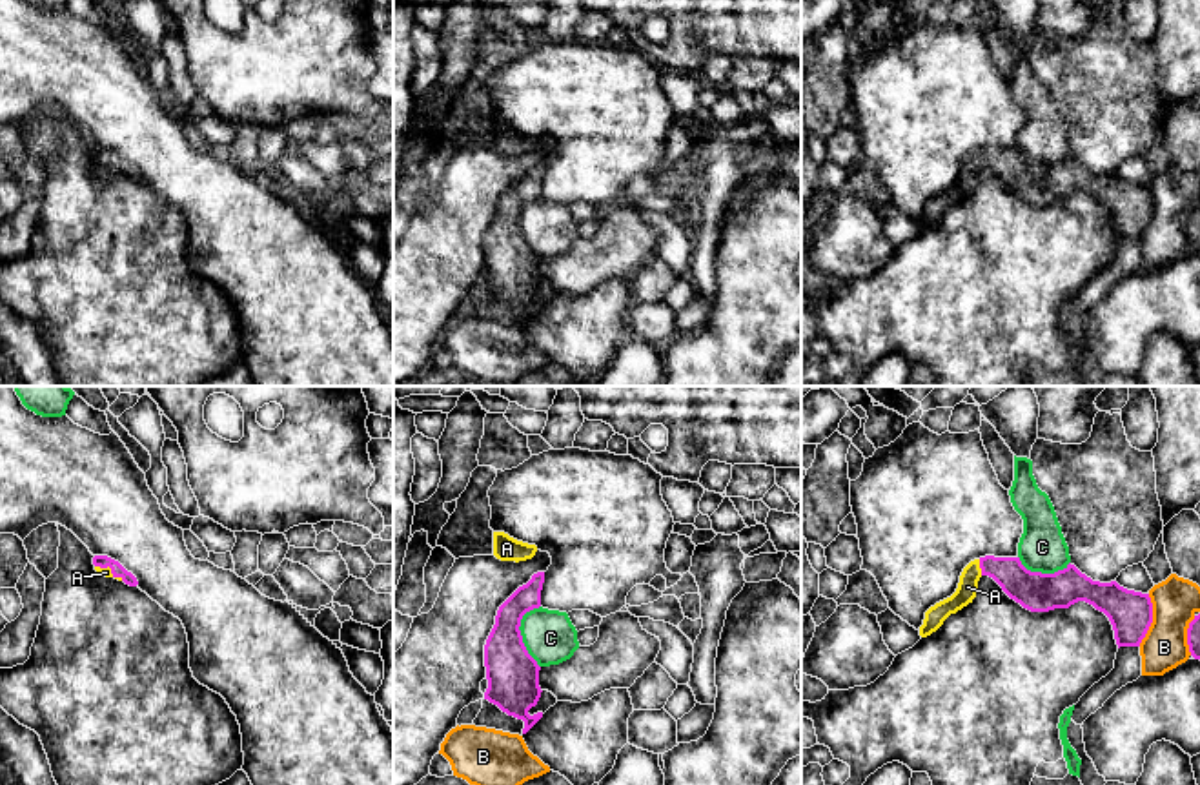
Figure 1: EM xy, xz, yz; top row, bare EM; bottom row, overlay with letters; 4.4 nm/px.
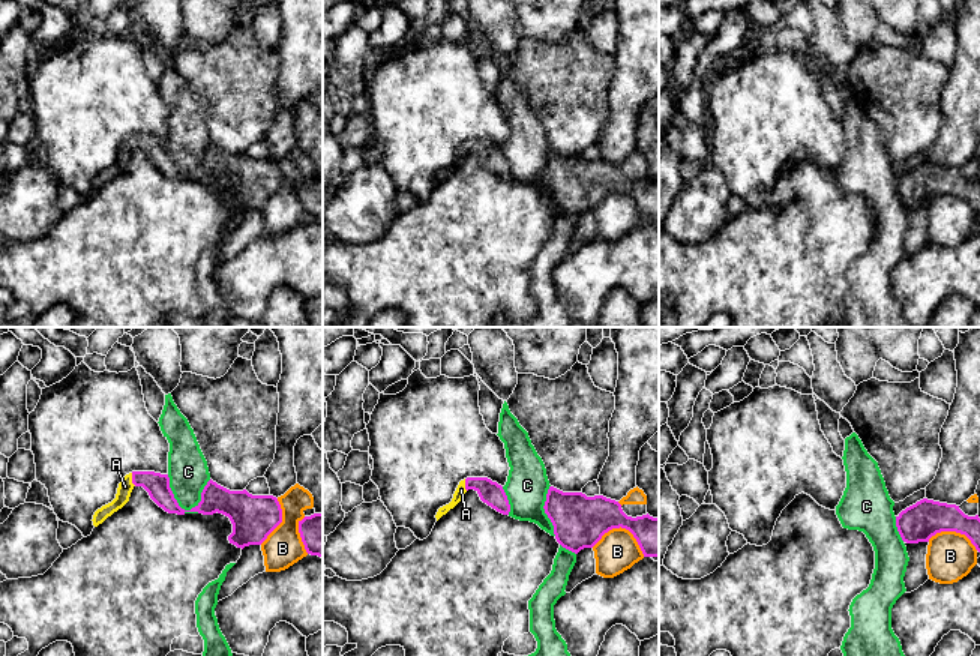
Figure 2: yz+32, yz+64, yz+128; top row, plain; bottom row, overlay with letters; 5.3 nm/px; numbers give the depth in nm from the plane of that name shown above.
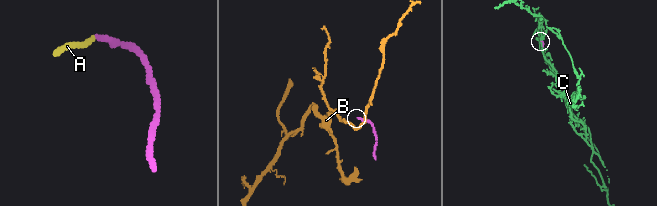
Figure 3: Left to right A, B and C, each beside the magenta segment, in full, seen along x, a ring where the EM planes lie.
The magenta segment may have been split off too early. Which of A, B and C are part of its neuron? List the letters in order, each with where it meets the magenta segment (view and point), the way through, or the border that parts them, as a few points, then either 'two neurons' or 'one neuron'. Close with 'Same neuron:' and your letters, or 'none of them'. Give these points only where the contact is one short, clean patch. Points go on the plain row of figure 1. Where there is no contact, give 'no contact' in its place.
A: contact yz (980, 159); way yz (1029, 181), (1006, 163), (980, 159), (969, 170), (967, 179); one neuron
B: contact yz (1151, 212); two neurons
C: contact xz (519, 226); two neurons
Same neuron: A

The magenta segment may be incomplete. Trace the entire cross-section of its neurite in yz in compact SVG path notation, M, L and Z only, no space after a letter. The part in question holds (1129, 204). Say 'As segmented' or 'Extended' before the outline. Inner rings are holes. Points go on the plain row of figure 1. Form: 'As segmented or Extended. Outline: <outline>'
Extended. Outline: M985 148L963 160L951 189L925 204L920 228L931 228L951 206L972 195L981 168L992 169L1011 191L1031 204L1069 200L1078 193L1093 197L1109 209L1118 240L1140 239L1153 215L1149 186L1127 182L1116 173L1093 173L1071 155L1054 166L1042 166L1027 162L1020 149Z

